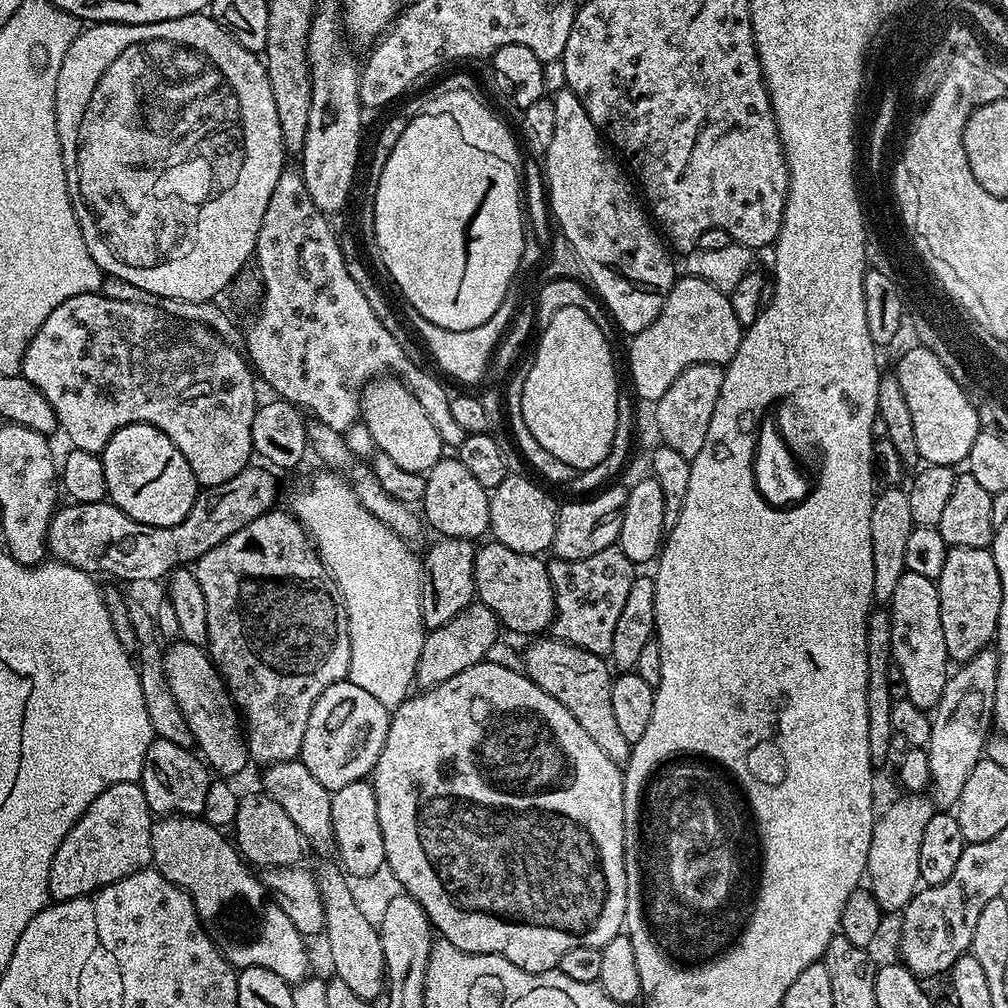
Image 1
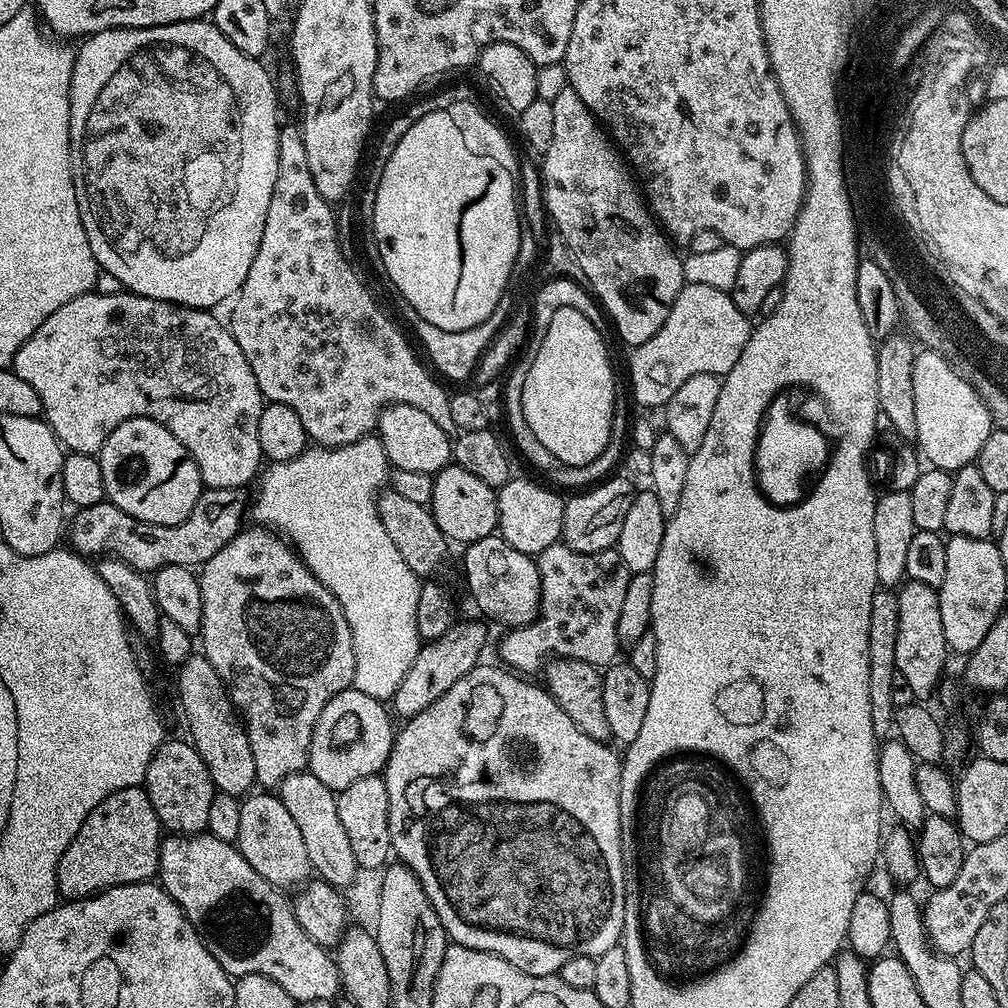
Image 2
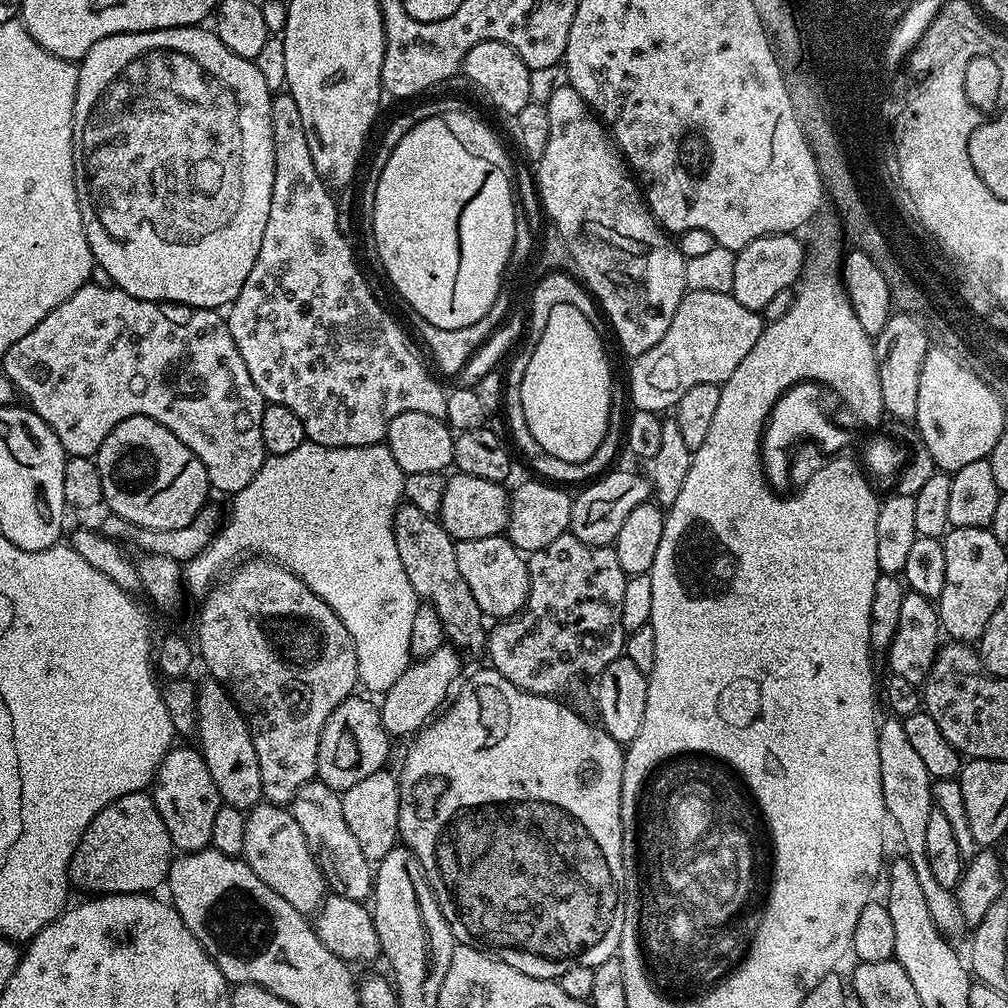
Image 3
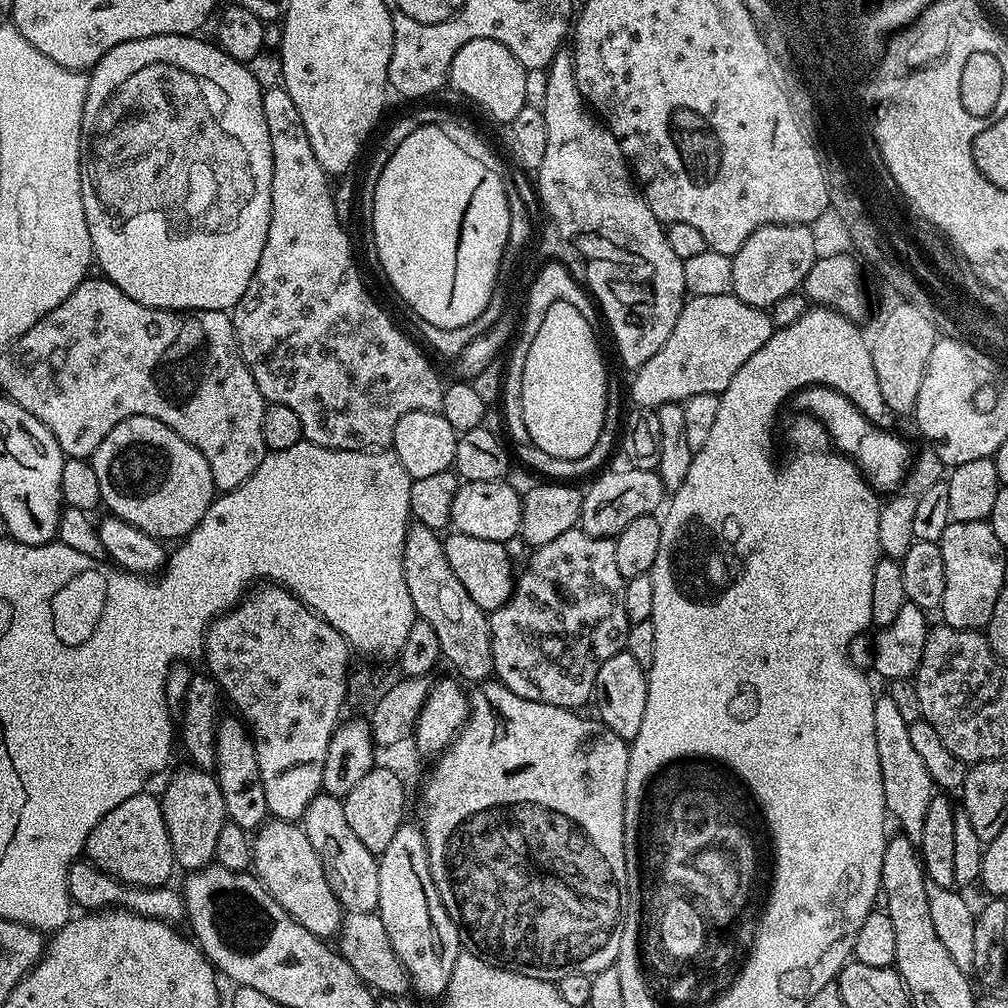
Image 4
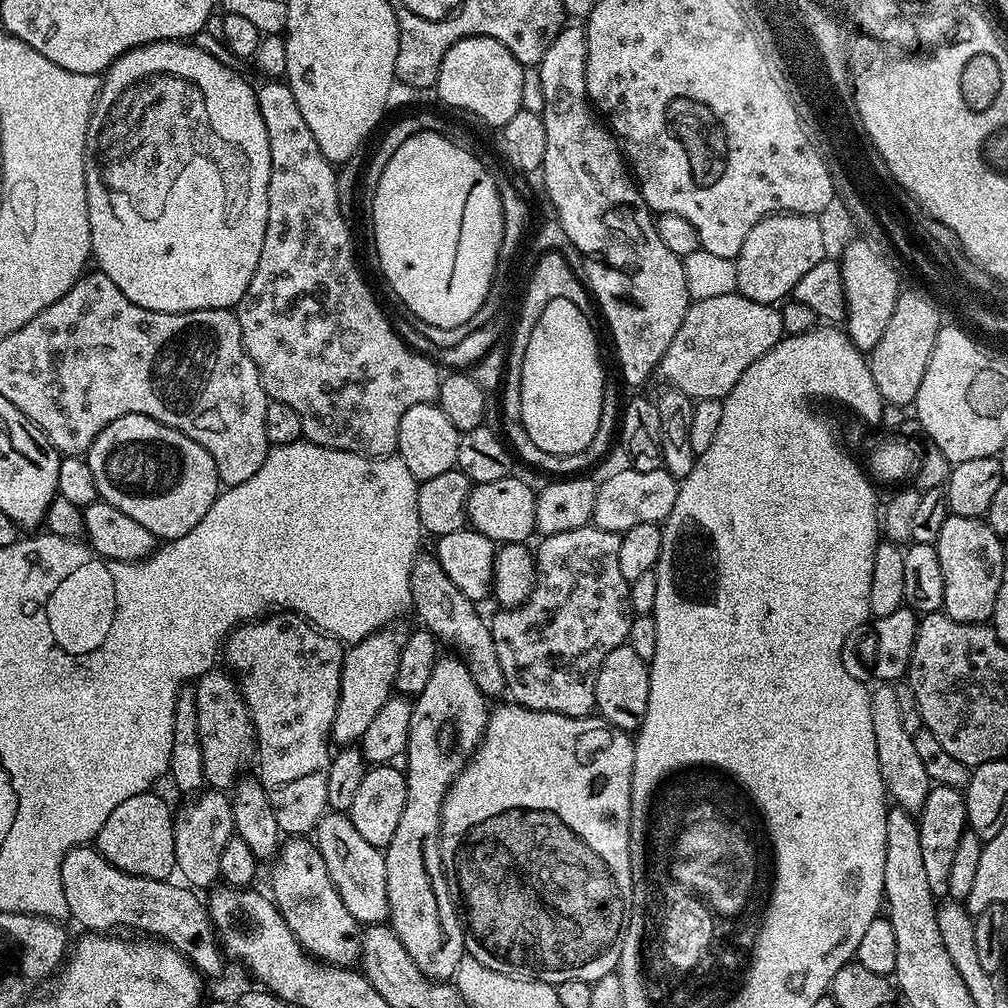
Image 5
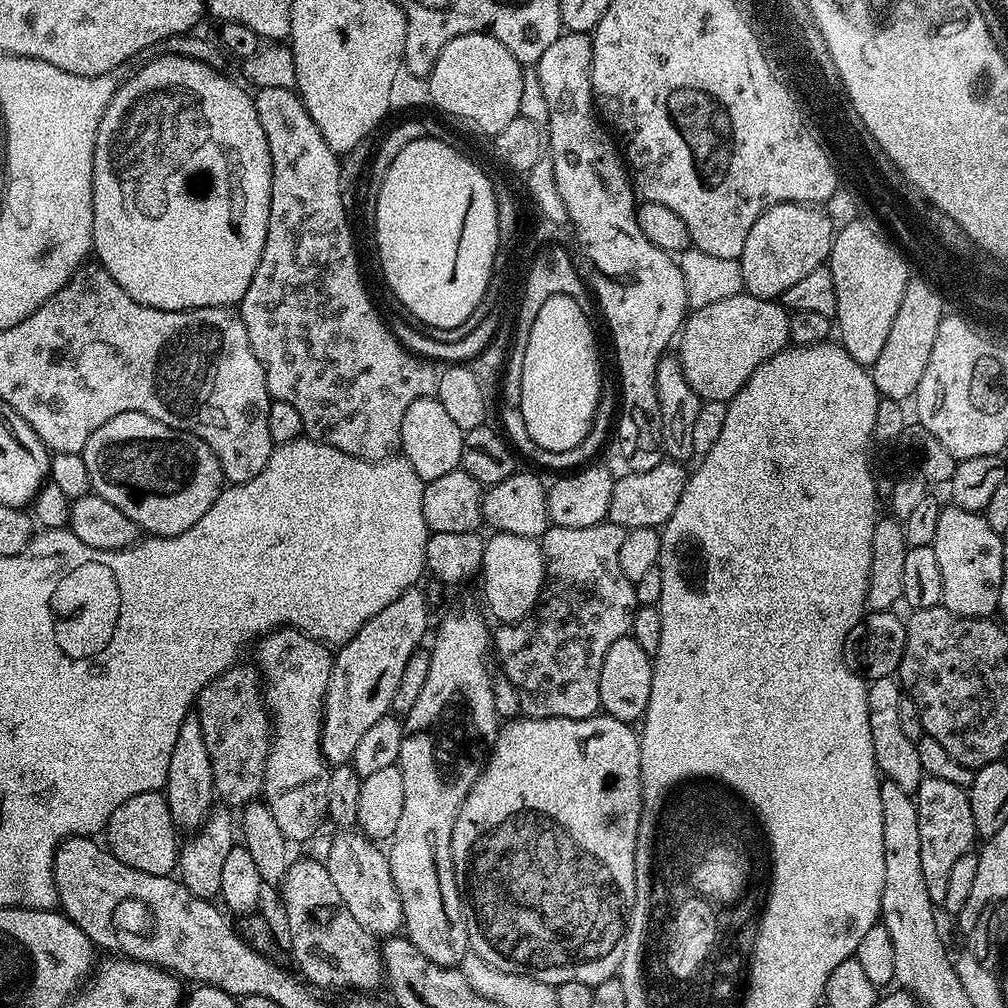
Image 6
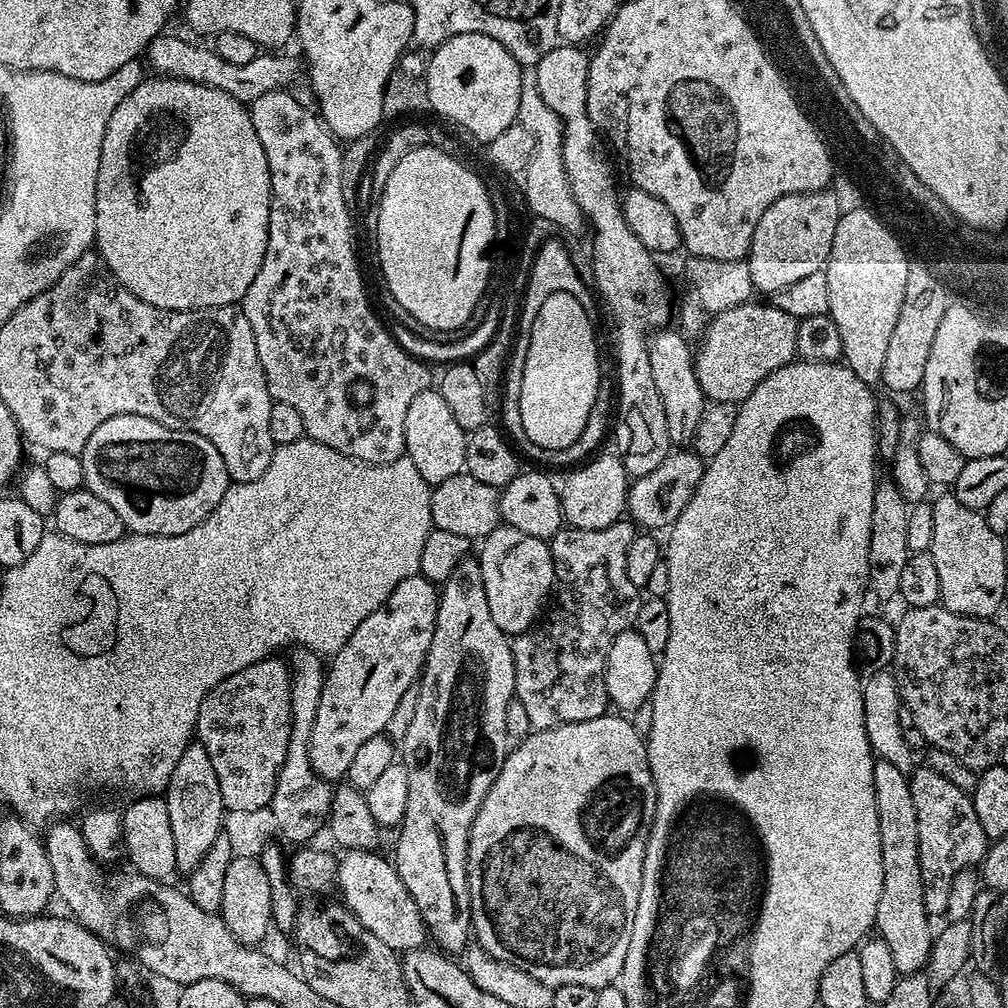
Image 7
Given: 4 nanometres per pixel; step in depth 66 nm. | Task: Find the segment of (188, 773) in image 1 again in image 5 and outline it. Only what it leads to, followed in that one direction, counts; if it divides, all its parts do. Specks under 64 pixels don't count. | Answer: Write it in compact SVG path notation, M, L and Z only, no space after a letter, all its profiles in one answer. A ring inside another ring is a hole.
M204 790L193 795L189 804L184 804L175 813L174 854L176 855L176 872L182 877L185 885L193 889L208 890L220 880L222 866L222 849L234 835L234 814L231 799L220 790Z

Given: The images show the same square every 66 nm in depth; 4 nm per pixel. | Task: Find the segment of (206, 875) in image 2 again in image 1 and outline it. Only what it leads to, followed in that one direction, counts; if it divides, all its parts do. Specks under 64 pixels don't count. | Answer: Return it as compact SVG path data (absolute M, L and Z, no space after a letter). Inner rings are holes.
M161 816L152 825L152 864L156 871L162 874L162 878L169 880L174 886L178 886L192 901L194 902L194 910L200 915L200 925L208 932L208 937L216 943L216 947L227 958L228 963L233 969L253 968L254 966L262 966L262 970L274 970L274 974L278 974L278 978L282 978L287 984L297 985L301 980L309 975L308 972L308 948L305 939L300 935L300 931L294 926L294 922L290 922L290 918L286 918L286 914L282 914L282 910L278 910L278 906L268 896L264 884L261 883L259 875L246 863L243 856L240 855L235 843L231 839L228 840L221 829L210 826L203 818L194 816Z

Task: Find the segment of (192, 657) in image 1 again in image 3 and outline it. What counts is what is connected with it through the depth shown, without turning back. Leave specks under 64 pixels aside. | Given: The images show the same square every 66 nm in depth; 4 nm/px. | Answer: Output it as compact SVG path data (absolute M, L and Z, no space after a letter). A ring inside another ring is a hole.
M204 678L194 692L196 701L196 731L200 736L198 751L204 757L206 770L218 786L218 794L223 803L234 806L242 813L261 803L264 795L262 775L259 769L258 755L248 729L248 722L240 712L240 707L232 701L223 684L211 678Z

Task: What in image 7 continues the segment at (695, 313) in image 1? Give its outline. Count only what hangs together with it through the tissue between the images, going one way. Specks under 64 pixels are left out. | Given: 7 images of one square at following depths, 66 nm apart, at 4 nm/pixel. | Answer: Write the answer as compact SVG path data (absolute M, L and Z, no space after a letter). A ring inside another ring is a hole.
M749 302L734 306L734 310L715 313L699 337L700 348L698 344L694 352L696 377L698 386L702 386L711 403L739 406L754 394L754 386L758 386L762 378L797 359L796 317L778 310L771 302L756 303Z

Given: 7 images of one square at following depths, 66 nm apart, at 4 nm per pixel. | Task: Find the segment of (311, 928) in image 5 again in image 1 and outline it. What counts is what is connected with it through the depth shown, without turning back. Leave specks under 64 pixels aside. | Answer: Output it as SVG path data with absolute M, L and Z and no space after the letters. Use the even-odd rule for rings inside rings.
M256 790L249 796L240 796L240 805L234 825L234 843L241 856L249 865L257 869L291 868L301 863L300 855L304 852L306 841L301 836L298 826L290 822L290 814L274 802L263 790Z

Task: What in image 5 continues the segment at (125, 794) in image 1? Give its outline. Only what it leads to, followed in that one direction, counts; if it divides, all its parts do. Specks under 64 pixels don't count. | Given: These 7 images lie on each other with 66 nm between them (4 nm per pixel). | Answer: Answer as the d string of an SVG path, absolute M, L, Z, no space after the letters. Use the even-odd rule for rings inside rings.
M149 790L142 794L134 794L134 798L126 798L106 818L100 833L96 835L94 847L101 852L111 864L118 866L126 874L134 874L142 878L154 878L155 880L169 879L176 872L176 855L174 854L174 819L173 809L168 809L168 804L160 796L155 796L155 791Z

